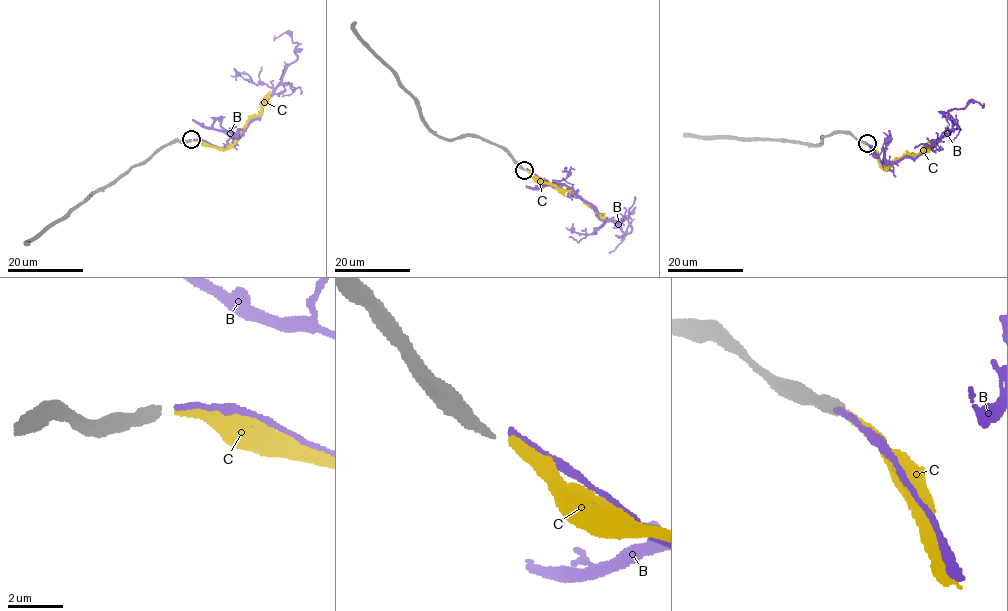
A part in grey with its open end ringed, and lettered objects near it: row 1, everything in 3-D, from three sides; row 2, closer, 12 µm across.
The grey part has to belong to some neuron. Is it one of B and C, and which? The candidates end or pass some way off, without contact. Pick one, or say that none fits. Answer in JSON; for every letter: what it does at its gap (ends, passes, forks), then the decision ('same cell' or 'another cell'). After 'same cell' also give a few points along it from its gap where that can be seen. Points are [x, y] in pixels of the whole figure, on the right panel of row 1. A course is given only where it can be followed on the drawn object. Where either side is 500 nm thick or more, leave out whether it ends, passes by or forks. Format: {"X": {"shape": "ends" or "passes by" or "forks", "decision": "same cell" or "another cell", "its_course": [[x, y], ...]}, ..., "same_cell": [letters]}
{"B": {"shape": "ends", "decision": "another cell"}, "C": {"shape": "ends", "decision": "same cell", "its_course": [[867, 143], [885, 168], [905, 155], [915, 155], [922, 147], [934, 142]]}, "same_cell": ["C"]}

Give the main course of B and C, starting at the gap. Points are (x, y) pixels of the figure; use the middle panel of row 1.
B: (526, 170), (554, 187), (565, 185), (598, 217), (616, 221), (621, 230), (632, 229), (631, 219), (609, 253)
C: (526, 170), (559, 189), (571, 191), (595, 207), (604, 219)

